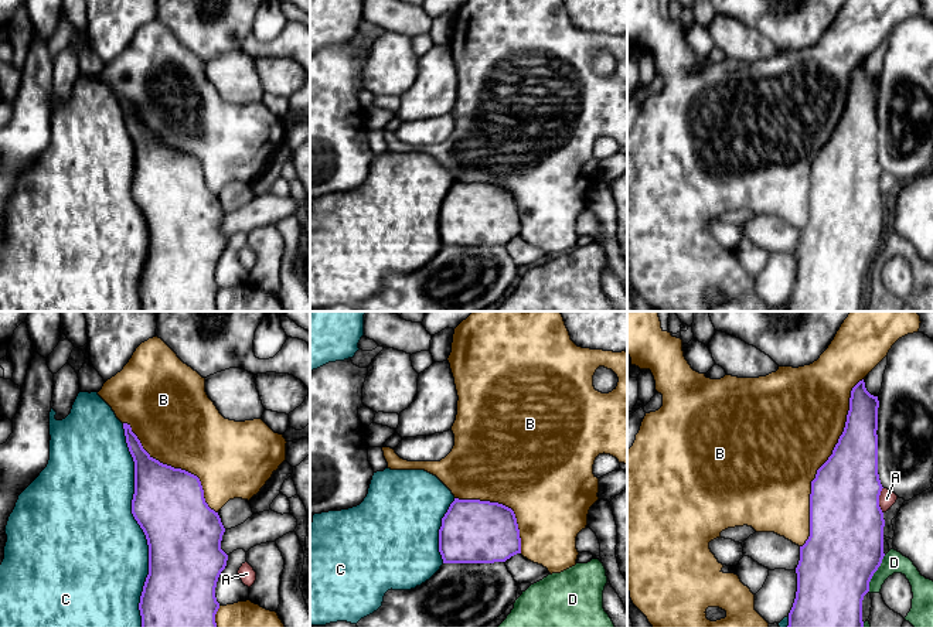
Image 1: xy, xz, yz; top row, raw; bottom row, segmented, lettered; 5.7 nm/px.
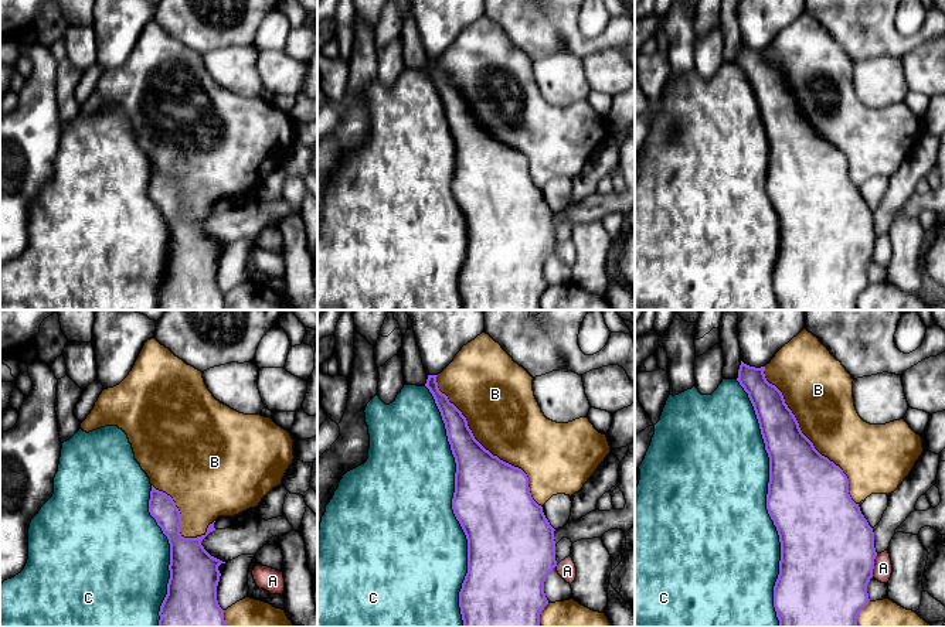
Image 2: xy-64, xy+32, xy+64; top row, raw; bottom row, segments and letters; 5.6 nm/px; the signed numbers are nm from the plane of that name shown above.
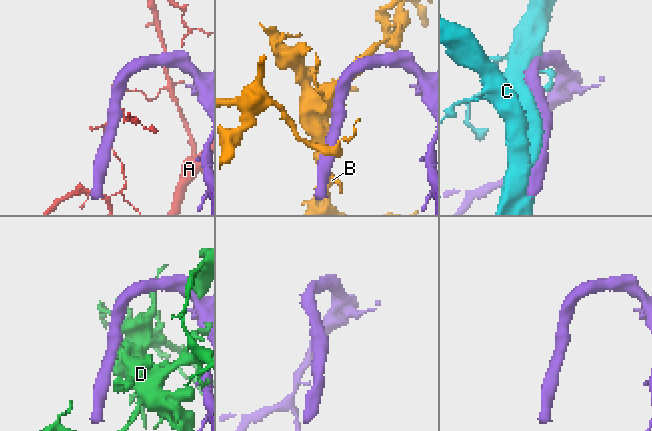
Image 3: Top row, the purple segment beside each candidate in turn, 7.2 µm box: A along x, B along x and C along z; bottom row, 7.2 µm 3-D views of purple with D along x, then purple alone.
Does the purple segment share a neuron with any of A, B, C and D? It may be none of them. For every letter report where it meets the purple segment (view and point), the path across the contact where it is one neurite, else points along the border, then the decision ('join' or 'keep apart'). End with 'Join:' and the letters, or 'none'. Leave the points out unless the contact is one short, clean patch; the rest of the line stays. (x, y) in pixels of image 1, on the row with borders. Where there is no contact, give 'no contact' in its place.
A: contact yz (878, 500); keep apart
B: contact yz (824, 463); keep apart
C: contact xy (139, 524); join
D: contact yz (874, 572); keep apart
Join: C

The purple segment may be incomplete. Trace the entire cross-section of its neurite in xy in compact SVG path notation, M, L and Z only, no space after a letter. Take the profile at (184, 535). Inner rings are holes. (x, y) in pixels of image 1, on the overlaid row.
M79 392L65 419L57 420L55 415L51 408L48 464L18 495L4 529L7 542L0 565L0 627L217 627L219 603L215 587L228 560L228 555L221 549L225 528L218 512L205 502L200 478L153 459L130 425L122 423L98 392Z

